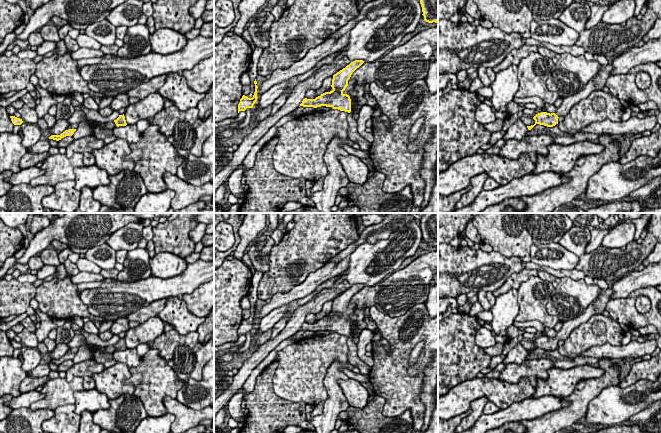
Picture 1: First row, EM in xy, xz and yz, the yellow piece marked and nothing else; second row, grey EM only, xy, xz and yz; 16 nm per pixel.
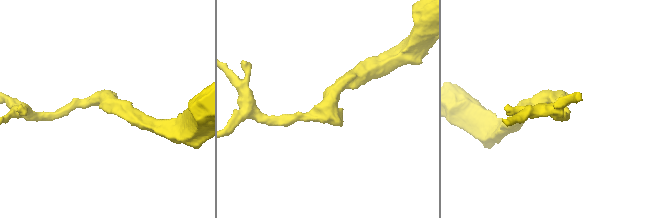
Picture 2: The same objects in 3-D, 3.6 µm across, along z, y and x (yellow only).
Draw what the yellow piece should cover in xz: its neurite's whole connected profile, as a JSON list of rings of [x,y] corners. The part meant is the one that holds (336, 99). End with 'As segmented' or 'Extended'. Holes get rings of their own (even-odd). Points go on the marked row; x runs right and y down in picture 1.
[[[355,60],[347,65],[345,68],[333,75],[332,91],[325,92],[315,99],[304,98],[300,106],[303,107],[332,107],[340,111],[351,112],[350,96],[344,94],[343,91],[348,86],[348,80],[352,73],[364,63],[363,60]]]. As segmented

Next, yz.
[[[612,64],[601,66],[597,75],[592,78],[578,93],[573,96],[563,98],[562,104],[557,108],[555,113],[541,112],[536,114],[533,119],[535,124],[527,126],[531,130],[536,124],[553,127],[558,124],[560,116],[565,117],[570,109],[575,106],[579,101],[586,99],[593,91],[602,90],[606,85],[607,79],[612,75]]]. Extended

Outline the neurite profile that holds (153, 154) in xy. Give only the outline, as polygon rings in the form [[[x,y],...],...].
[[[157,125],[141,133],[140,139],[129,144],[130,157],[134,160],[134,171],[137,172],[150,193],[161,193],[167,190],[163,175],[166,172],[176,174],[183,163],[182,157]]]

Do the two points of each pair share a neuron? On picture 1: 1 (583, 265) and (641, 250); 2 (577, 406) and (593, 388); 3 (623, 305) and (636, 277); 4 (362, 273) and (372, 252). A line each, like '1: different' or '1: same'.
1: same
2: same
3: different
4: same

